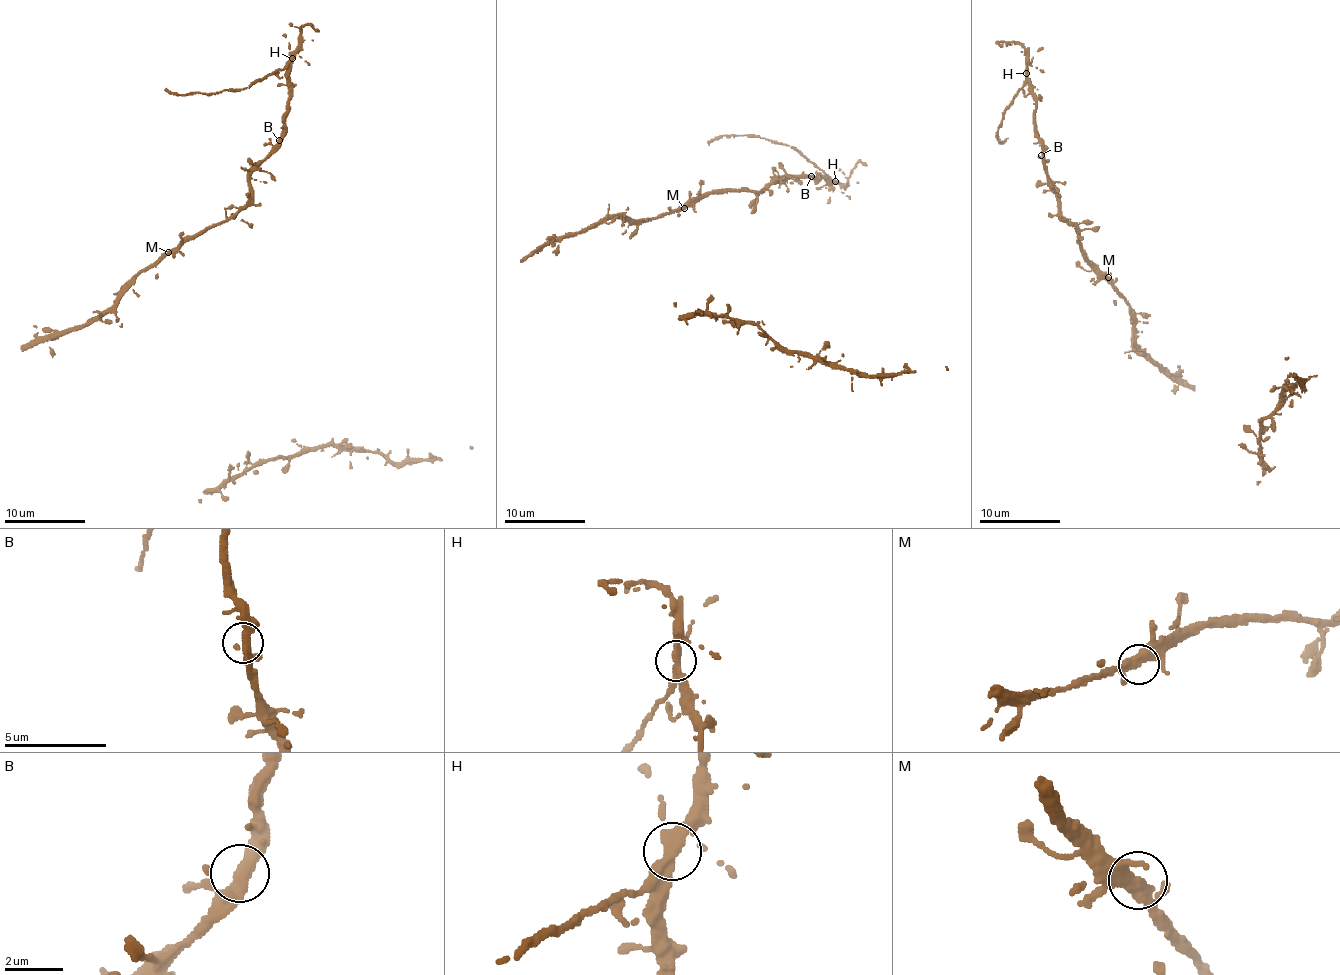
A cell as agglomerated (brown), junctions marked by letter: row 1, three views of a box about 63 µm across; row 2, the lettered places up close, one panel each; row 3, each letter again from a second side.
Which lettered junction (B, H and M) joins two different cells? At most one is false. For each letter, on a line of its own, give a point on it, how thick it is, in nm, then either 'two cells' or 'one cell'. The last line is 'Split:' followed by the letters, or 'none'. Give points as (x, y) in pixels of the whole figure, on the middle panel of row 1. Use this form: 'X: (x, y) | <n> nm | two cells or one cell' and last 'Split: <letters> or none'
B: (811, 176) | 320 nm | one cell
H: (835, 181) | 320 nm | two cells
M: (684, 208) | 340 nm | one cell
Split: H

